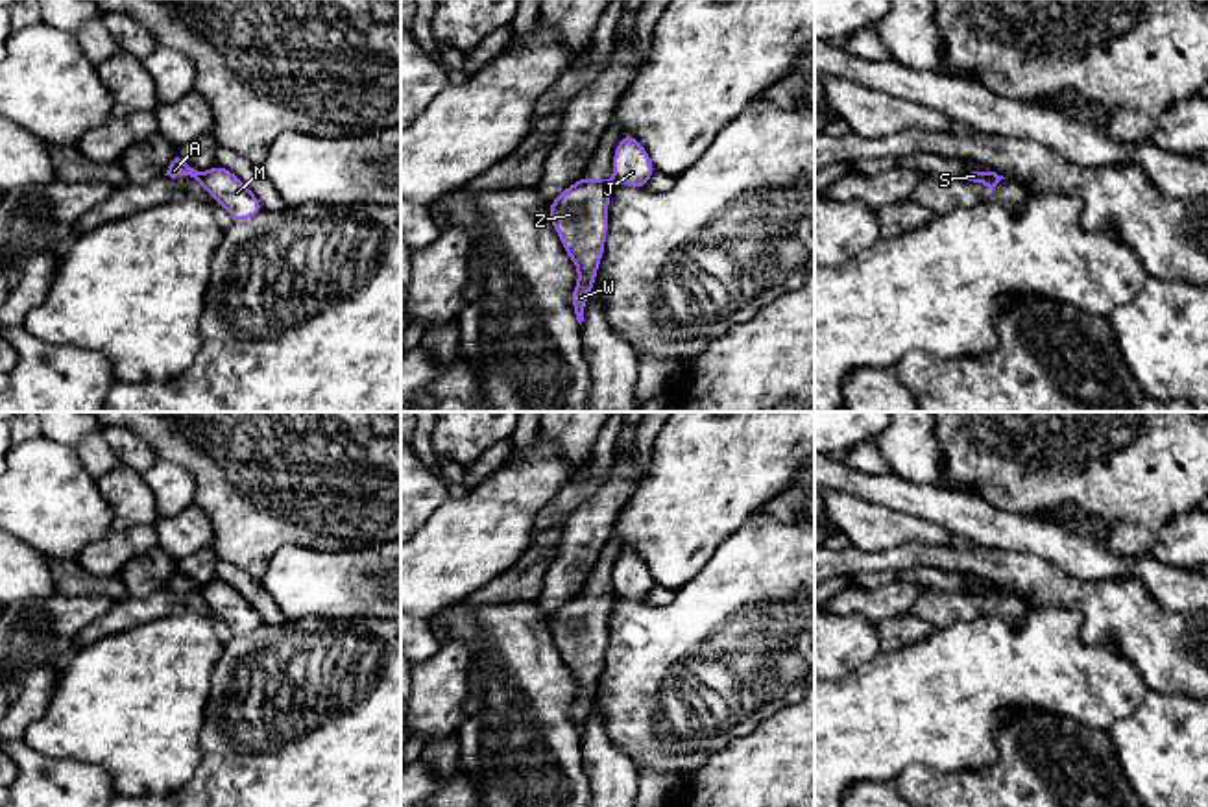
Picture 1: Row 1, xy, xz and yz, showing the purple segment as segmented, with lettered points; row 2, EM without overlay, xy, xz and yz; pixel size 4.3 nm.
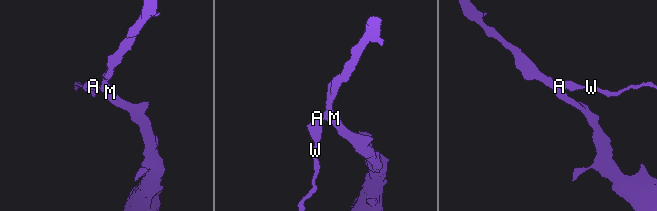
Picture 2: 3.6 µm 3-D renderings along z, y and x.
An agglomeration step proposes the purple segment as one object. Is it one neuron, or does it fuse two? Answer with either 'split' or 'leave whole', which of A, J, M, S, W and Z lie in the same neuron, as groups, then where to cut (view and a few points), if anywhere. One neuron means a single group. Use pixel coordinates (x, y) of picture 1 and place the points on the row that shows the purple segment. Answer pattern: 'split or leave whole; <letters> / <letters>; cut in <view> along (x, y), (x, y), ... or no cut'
split; A W Z / J M S; cut in xy along (200, 174), (196, 180)

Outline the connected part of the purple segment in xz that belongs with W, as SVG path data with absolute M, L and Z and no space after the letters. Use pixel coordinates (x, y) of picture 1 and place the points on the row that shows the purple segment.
M584 175L549 205L549 218L563 249L578 270L578 283L573 290L571 305L580 325L598 264L604 257L611 192L613 179L593 181Z

